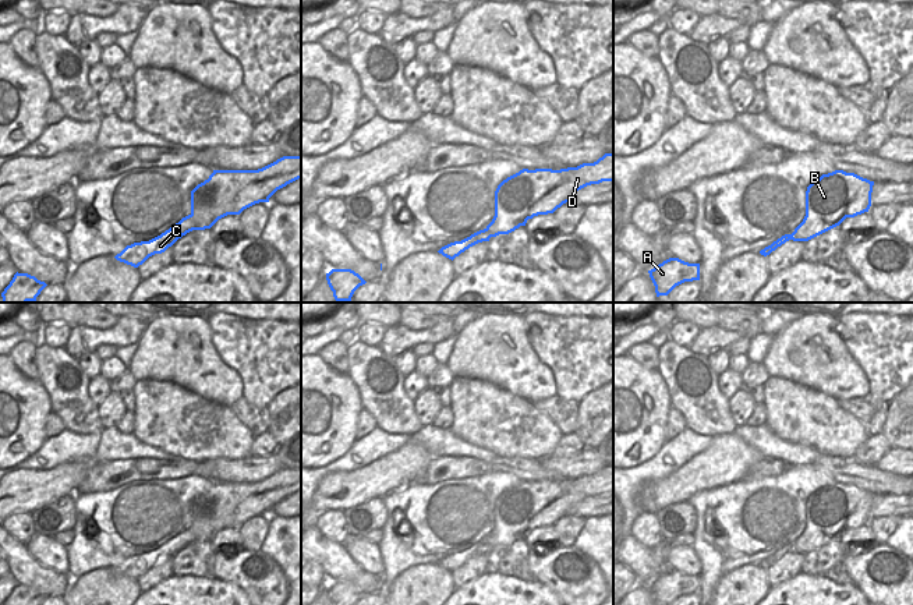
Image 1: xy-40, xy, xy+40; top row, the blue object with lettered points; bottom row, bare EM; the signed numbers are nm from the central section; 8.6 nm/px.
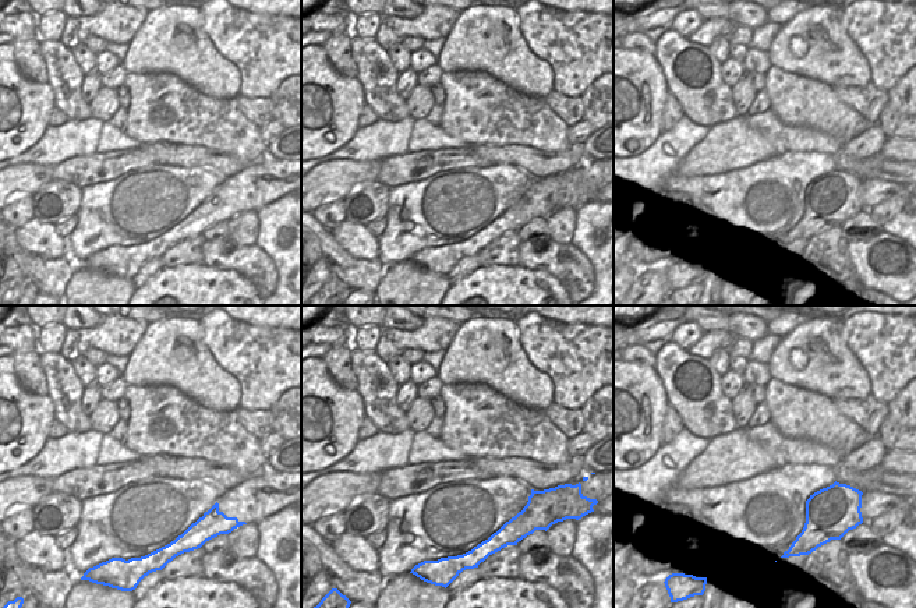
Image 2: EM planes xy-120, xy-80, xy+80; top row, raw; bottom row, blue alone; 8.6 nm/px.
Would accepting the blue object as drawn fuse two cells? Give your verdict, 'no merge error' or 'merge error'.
merge error

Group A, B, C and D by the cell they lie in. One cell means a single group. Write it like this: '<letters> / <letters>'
A B D / C

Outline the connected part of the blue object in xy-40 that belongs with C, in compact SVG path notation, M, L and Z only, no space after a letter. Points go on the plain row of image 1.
M209 500L209 510L212 516L208 520L195 520L188 528L183 530L160 548L149 553L127 558L114 570L120 574L138 580L149 569L164 565L187 545L197 541L210 541L219 531L227 527L240 527L245 521L243 516L237 514L223 514L216 519L216 505L212 500Z

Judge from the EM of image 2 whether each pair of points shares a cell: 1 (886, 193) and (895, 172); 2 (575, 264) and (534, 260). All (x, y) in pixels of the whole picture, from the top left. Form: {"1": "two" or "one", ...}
{"1": "two", "2": "one"}

